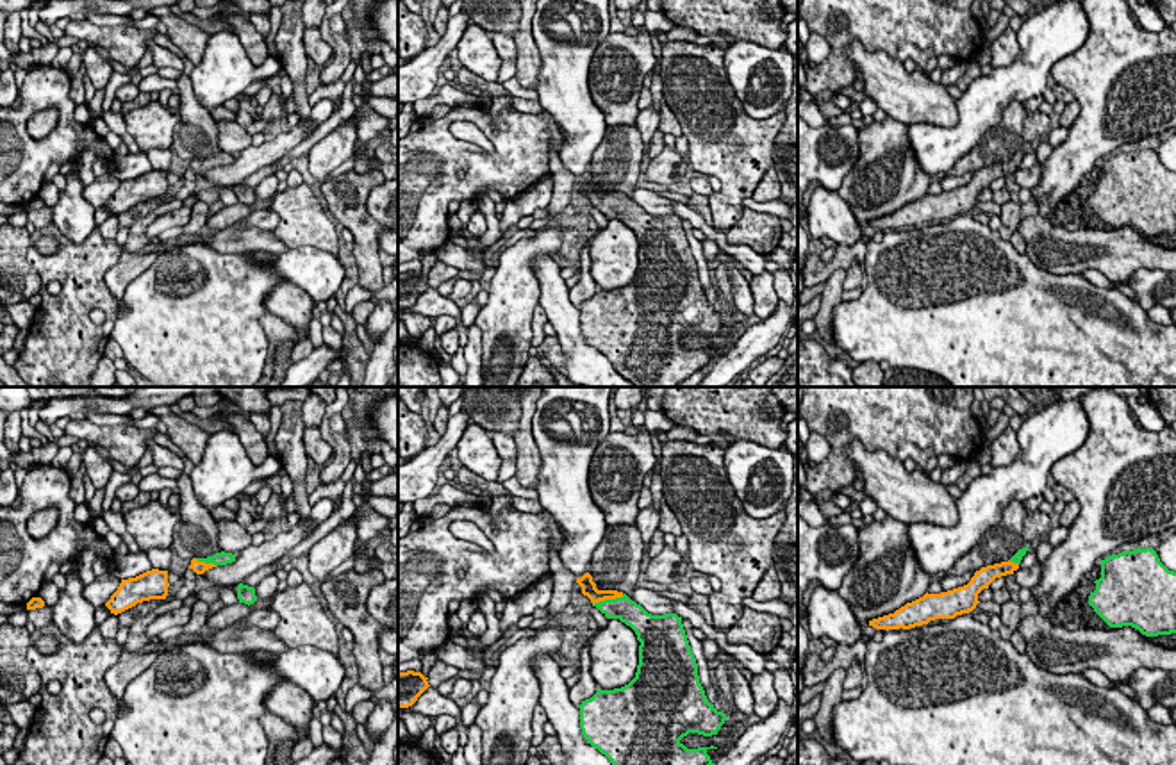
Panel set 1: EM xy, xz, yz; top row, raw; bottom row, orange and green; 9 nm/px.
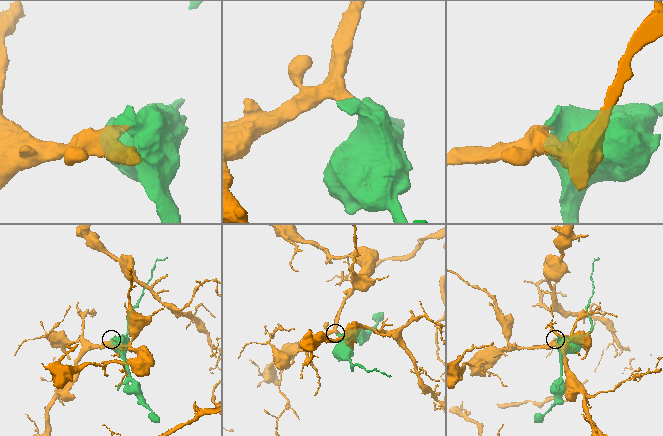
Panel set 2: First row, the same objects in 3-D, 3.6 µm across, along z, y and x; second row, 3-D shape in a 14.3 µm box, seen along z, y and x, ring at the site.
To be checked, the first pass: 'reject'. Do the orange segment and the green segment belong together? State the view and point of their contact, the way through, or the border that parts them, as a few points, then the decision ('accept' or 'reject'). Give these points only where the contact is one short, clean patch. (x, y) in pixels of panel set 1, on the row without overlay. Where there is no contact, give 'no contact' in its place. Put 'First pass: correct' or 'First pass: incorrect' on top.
First pass: incorrect
xz (607, 198) | across xz (586, 182), (607, 198), (623, 209) | accept

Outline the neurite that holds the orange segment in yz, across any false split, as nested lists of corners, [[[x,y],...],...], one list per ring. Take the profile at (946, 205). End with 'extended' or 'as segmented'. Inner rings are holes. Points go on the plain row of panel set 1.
[[[1030,146],[1019,150],[1008,162],[981,168],[964,187],[940,194],[926,193],[923,198],[907,203],[894,214],[869,221],[869,226],[876,230],[910,230],[935,219],[955,219],[957,216],[969,214],[980,203],[978,194],[983,189],[989,189],[996,178],[1014,175],[1019,169],[1028,148]]] | extended

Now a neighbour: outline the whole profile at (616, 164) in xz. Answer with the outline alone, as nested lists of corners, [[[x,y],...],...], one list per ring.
[[[635,125],[607,127],[587,173],[598,191],[617,191],[630,196],[641,180],[642,153],[644,143]]]

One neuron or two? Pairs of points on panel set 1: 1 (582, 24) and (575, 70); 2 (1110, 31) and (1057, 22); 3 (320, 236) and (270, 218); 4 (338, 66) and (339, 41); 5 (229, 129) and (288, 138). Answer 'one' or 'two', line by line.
1: one
2: two
3: two
4: one
5: two

